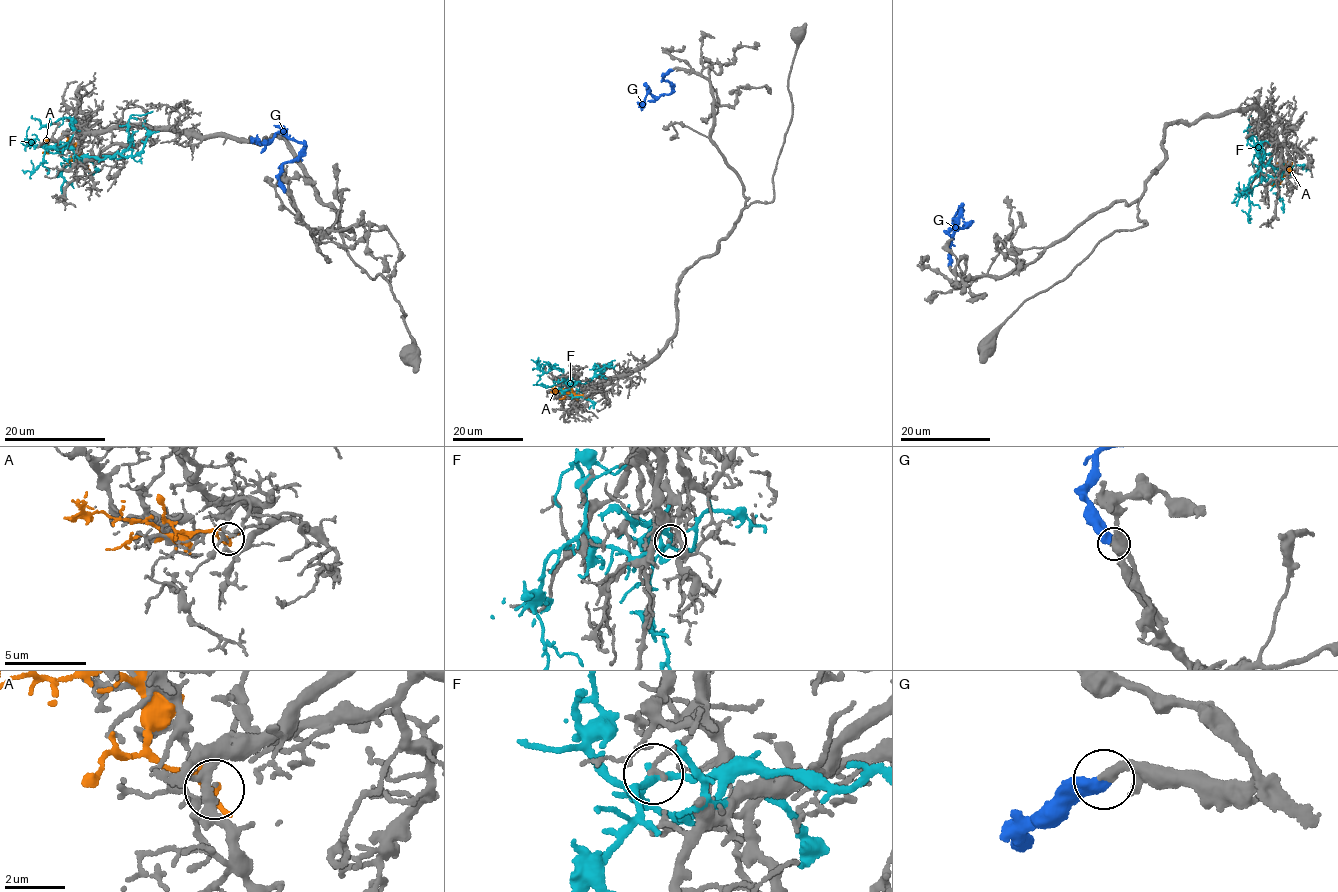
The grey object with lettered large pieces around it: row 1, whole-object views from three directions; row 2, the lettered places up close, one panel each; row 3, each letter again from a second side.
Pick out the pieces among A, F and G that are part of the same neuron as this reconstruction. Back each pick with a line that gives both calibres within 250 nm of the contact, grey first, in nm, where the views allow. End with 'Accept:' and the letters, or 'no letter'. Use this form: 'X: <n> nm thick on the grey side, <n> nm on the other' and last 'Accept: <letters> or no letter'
G: 340 nm thick on the grey side, 500 nm on the other
Accept: G

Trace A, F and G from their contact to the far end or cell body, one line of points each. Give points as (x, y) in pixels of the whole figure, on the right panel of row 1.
A: (1293, 171), (1288, 173), (1285, 166), (1279, 166), (1270, 184)
F: (1283, 174), (1278, 167), (1264, 165), (1262, 151), (1248, 142), (1251, 115)
G: (950, 266), (950, 245), (962, 211), (957, 213), (953, 223), (964, 228), (973, 221)

